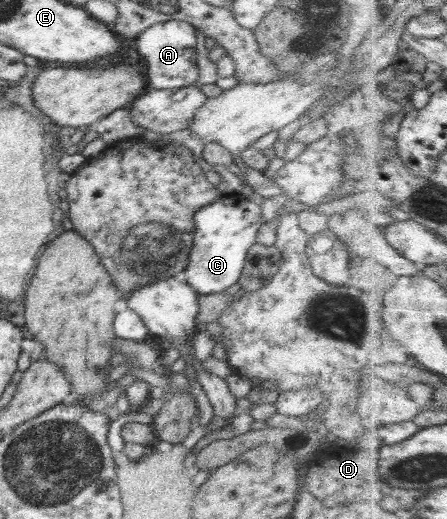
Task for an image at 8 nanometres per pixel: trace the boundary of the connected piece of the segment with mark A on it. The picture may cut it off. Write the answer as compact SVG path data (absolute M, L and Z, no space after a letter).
M165 21L156 23L142 31L135 40L138 52L147 66L146 79L149 87L158 90L179 89L191 86L199 79L197 67L196 28L185 21Z

